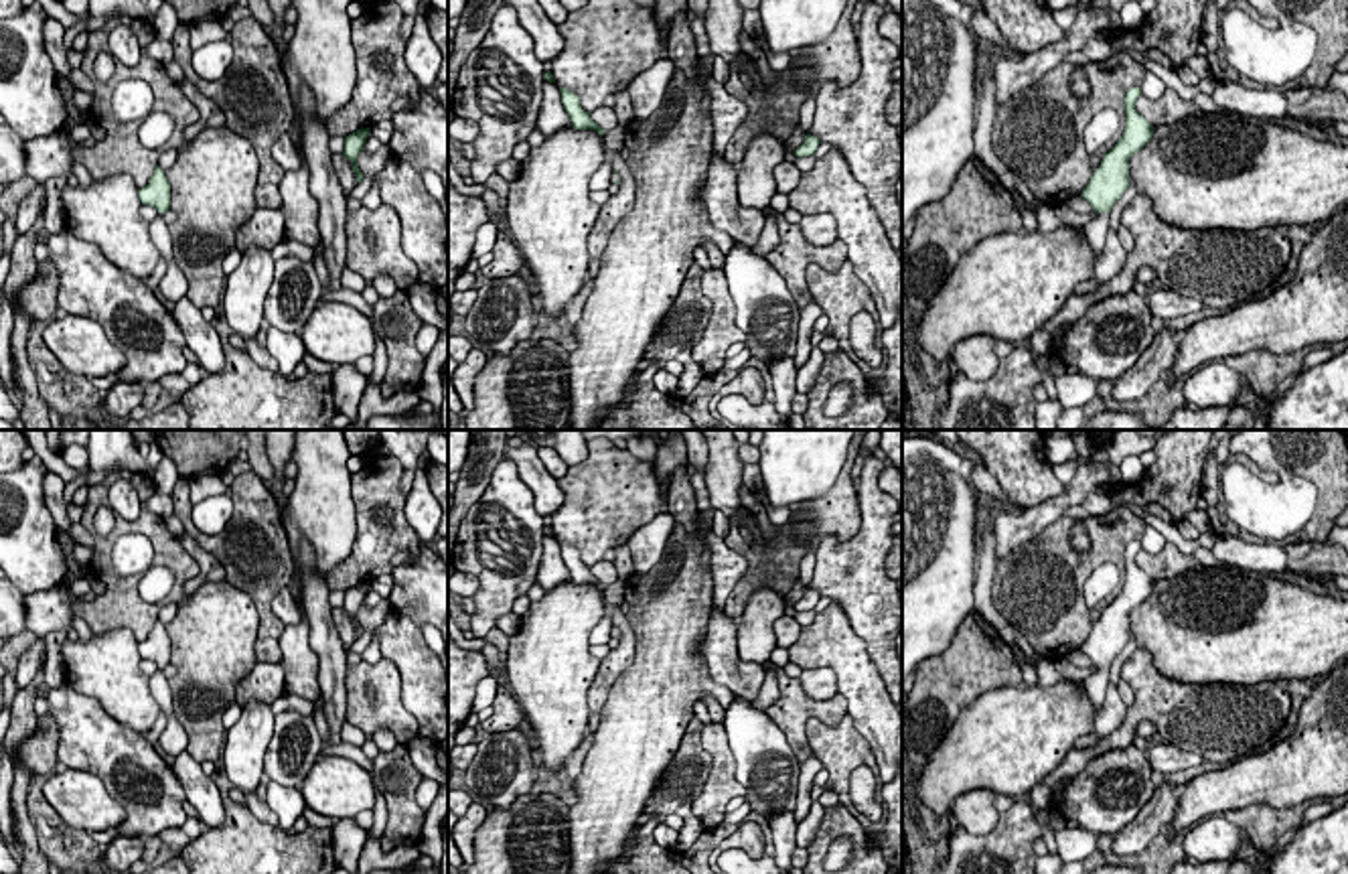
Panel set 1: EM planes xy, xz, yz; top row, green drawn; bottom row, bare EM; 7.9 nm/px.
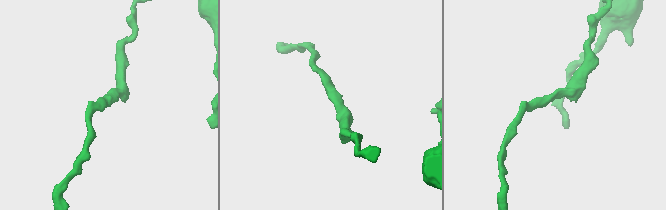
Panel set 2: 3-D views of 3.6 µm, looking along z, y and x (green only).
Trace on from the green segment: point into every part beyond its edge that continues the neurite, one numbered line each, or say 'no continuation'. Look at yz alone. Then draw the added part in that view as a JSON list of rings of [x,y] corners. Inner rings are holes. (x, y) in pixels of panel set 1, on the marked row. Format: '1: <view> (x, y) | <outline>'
1: yz (1095, 230) | [[[1099,213],[1093,221],[1084,225],[1087,241],[1093,251],[1103,251],[1107,243],[1107,231],[1109,231],[1109,217],[1111,213]]]

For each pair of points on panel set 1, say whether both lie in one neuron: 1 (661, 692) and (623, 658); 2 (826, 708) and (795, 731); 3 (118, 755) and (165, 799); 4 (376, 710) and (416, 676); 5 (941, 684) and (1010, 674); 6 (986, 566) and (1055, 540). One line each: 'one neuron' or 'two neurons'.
1: two neurons
2: one neuron
3: one neuron
4: two neurons
5: one neuron
6: two neurons

